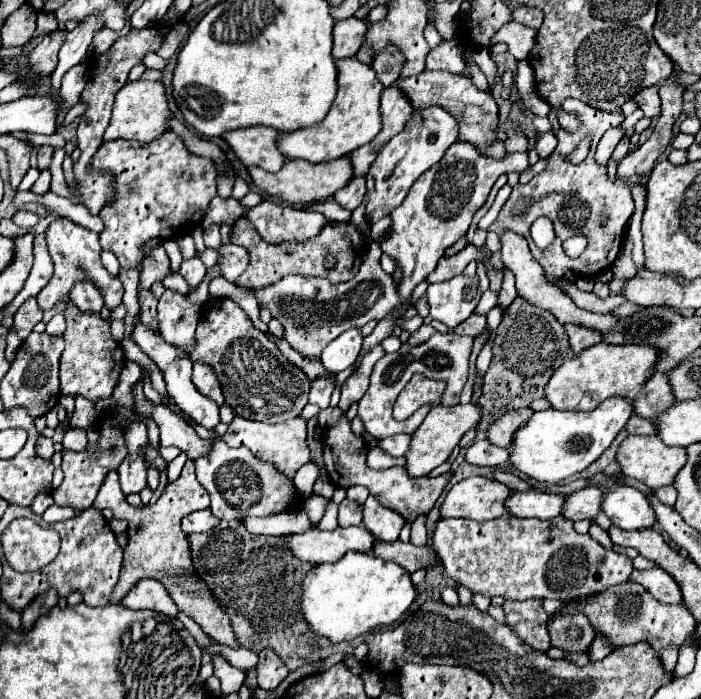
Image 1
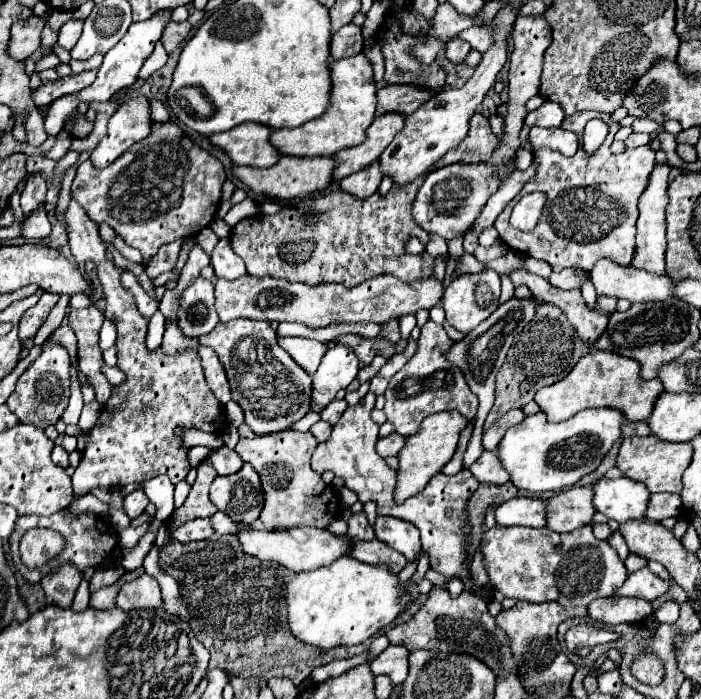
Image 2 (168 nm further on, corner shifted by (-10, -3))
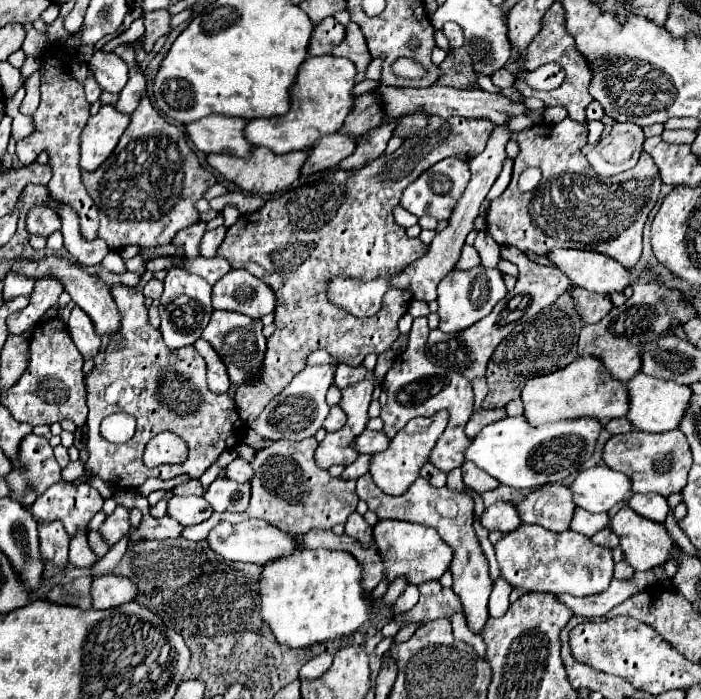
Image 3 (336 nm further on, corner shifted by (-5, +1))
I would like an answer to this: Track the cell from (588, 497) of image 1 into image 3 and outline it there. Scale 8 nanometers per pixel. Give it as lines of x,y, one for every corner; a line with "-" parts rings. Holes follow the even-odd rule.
566,485
538,487
516,507
524,523
542,525
550,531
566,531
576,509
572,491

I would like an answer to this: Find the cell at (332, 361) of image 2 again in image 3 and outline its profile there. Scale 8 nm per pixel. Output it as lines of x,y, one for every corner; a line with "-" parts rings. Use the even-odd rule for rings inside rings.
316,365
316,367
304,367
260,413
260,417
254,421
254,431
260,437
266,437
270,441
276,439
290,439
300,441
304,437
312,437
324,423
326,413
330,411
326,403
326,391
334,383
336,365

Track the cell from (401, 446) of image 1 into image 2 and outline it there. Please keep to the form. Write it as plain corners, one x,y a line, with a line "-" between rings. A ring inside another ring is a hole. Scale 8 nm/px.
391,433
389,437
381,437
377,441
377,453
385,459
385,457
391,457
391,455
397,455
401,451
405,443
405,437
401,437
399,433

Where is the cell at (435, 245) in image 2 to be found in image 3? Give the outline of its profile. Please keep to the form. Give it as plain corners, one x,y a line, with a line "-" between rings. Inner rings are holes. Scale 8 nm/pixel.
401,206
395,207
393,213
395,221
404,228
409,228
415,224
418,224
419,218
412,215

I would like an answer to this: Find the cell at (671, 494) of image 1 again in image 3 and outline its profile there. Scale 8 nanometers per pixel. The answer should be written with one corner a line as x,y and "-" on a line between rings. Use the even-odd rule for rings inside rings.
632,495
628,505
642,517
656,521
656,523
664,523
664,519
670,511
668,499
662,495

